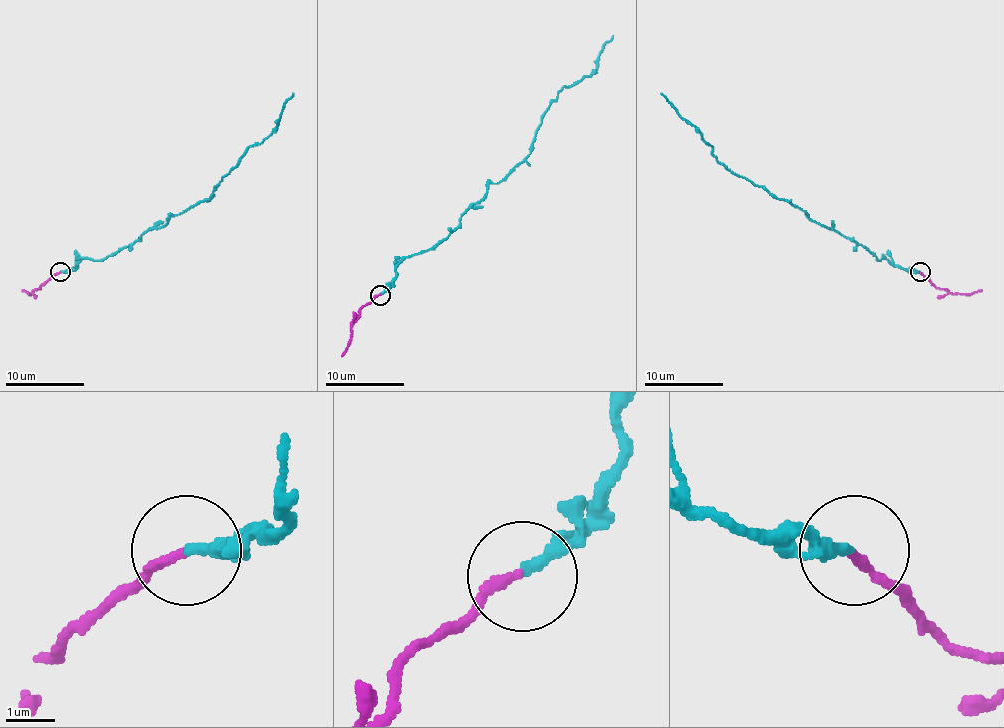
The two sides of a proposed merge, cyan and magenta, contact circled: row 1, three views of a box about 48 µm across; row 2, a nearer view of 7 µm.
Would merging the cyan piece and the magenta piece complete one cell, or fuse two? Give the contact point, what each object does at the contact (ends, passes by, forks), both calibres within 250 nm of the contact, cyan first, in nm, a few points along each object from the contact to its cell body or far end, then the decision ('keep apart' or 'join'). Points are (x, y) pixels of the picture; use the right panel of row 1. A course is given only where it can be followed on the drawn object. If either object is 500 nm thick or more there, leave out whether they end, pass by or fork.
at (920, 272); cyan ends there; magenta ends there; 240 nm thick on the cyan side, 190 nm on the other; cyan runs (921, 272), (893, 266), (885, 258), (879, 260), (834, 229), (808, 219), (788, 201), (735, 175), (660, 92); magenta runs (921, 272), (937, 288), (952, 294), (982, 290); keep apart

